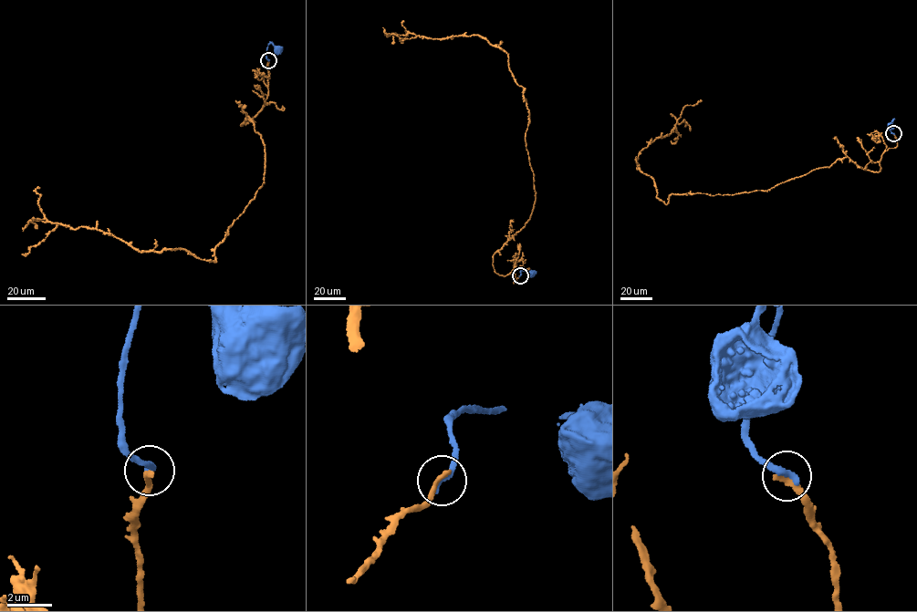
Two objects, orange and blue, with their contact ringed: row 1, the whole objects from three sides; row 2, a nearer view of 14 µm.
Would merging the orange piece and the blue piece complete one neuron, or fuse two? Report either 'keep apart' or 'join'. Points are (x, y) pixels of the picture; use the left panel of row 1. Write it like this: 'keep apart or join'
keep apart

